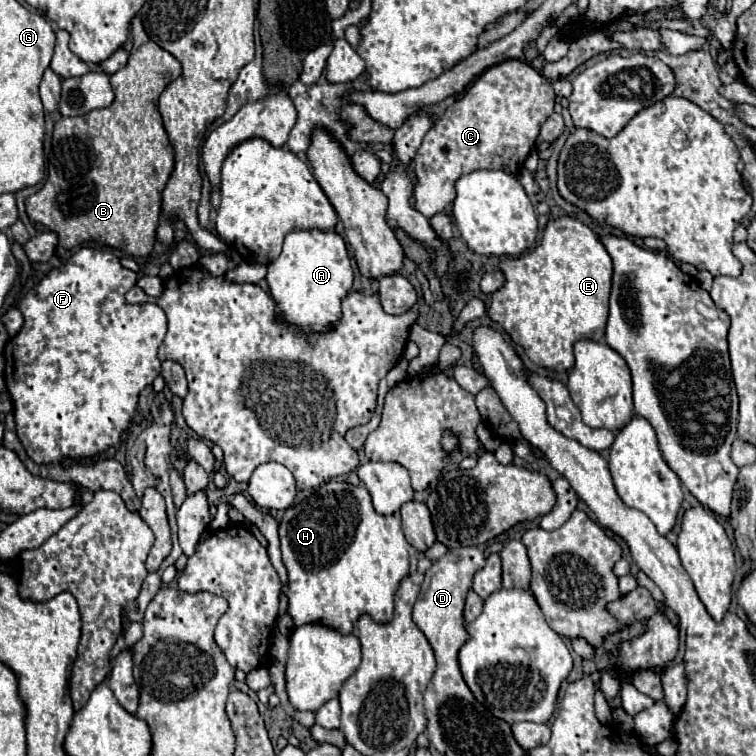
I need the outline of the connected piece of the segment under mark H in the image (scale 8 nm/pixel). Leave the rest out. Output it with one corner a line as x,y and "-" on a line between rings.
327,481
325,485
321,485
313,495
305,497
303,501
299,501
297,505
289,507
279,523
279,539
281,539
281,553
283,553
283,565
287,567
287,581
289,581
289,615
293,617
293,627
301,627
307,623
321,623
325,627
331,627
343,635
353,633
357,619
367,613
371,615
371,619
375,623
389,623
389,619
393,617
393,595
399,587
399,583
409,575
409,543
403,537
401,531
401,519
397,519
395,515
379,515
375,513
373,505
371,505
371,495
363,485
351,485
351,483
343,483
343,481

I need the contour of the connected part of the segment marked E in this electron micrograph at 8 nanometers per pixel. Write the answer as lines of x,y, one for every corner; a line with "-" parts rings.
573,217
549,219
543,239
539,247
527,251
519,257
511,257
501,261
499,269
505,273
505,285
493,293
489,315
497,321
509,337
519,343
527,357
551,371
569,371
573,367
573,345
581,339
601,341
605,335
605,323
609,315
609,291
611,291
611,275
613,263
609,253
605,251
599,237
581,221

